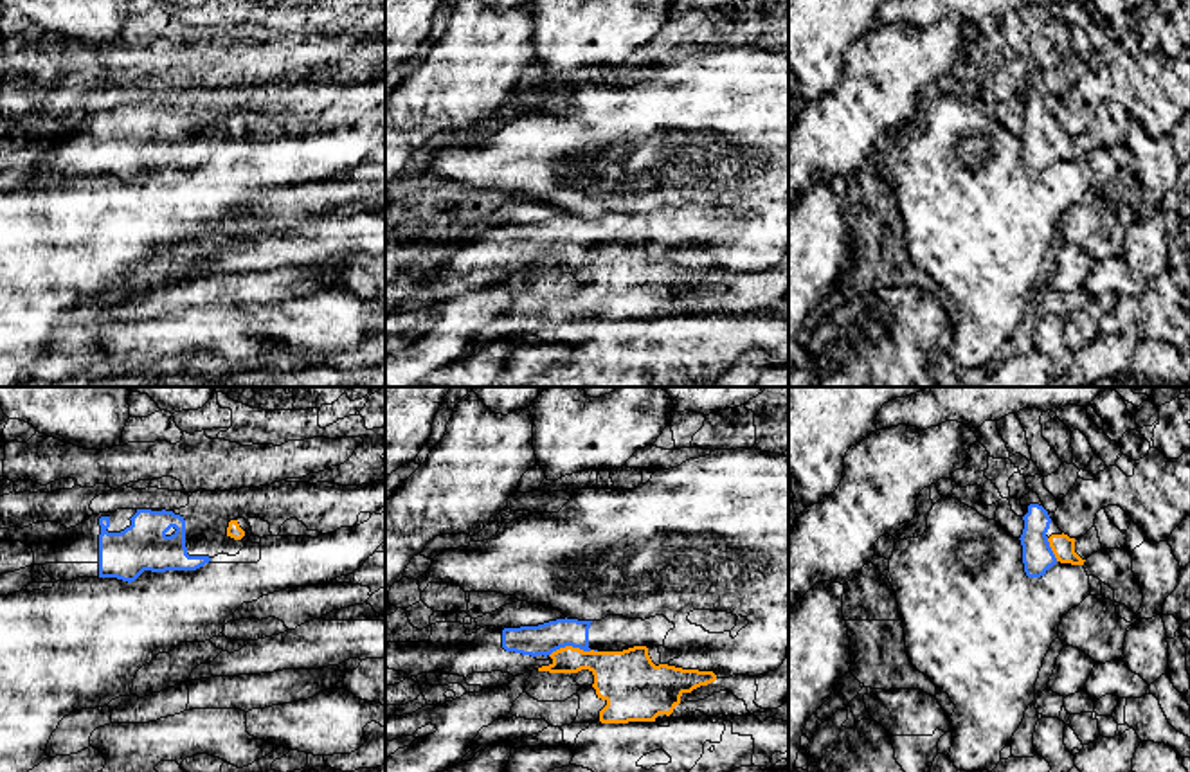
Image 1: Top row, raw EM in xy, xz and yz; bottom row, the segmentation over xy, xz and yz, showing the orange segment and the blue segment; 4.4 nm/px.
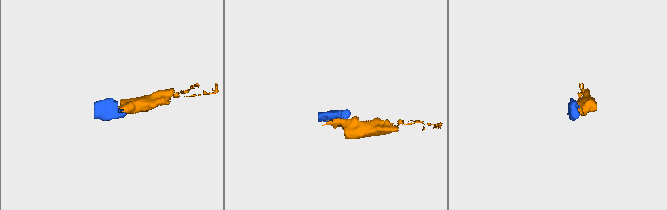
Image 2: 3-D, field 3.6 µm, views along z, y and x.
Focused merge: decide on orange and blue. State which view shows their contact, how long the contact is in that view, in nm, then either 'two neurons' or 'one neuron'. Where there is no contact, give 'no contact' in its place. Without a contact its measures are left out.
xz | 220 nm | one neuron

